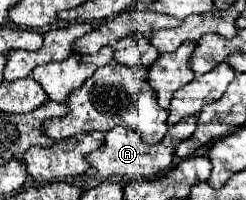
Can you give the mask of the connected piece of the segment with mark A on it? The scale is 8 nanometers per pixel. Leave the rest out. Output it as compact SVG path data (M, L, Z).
M113 128L105 134L105 144L103 148L95 150L89 154L91 168L97 172L99 180L107 180L109 176L133 176L133 178L153 178L163 174L167 168L173 164L177 140L175 138L165 138L159 144L147 144L137 132L131 132L131 128Z

